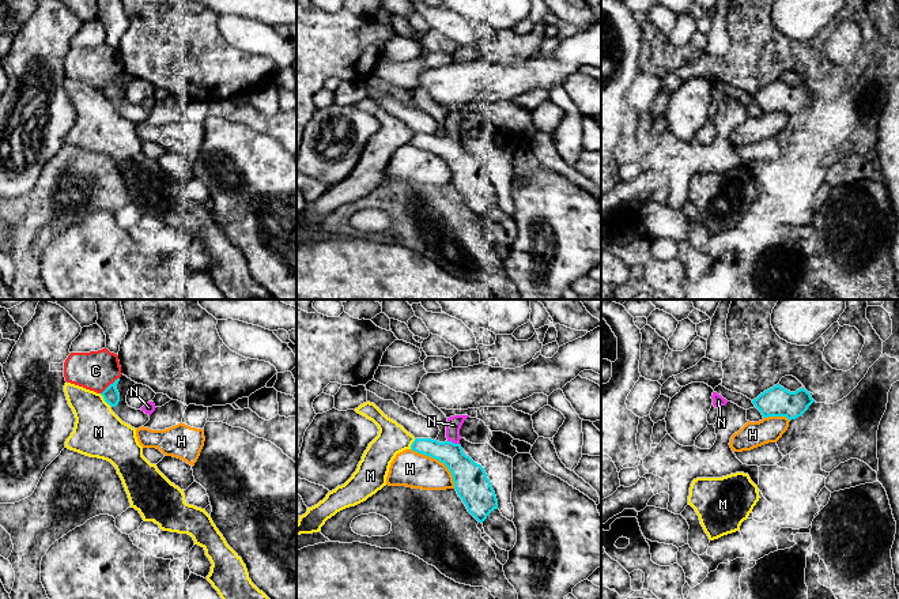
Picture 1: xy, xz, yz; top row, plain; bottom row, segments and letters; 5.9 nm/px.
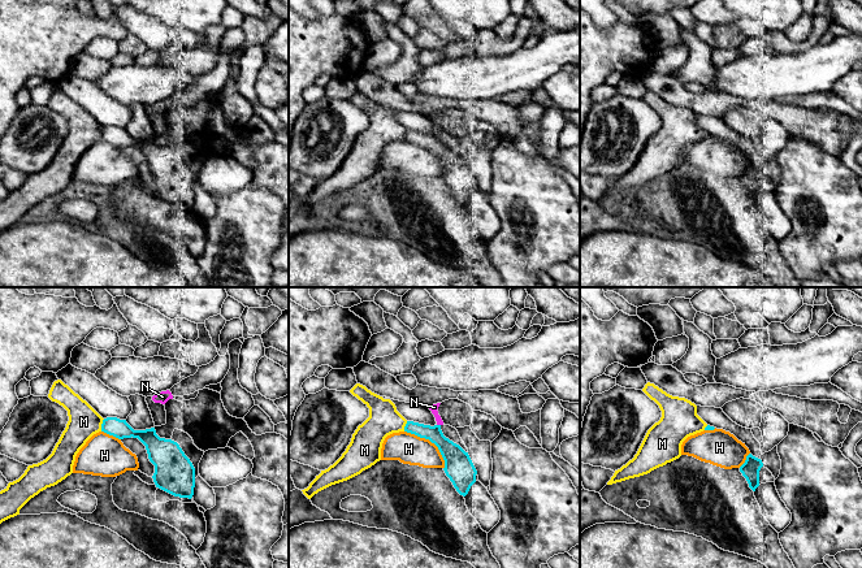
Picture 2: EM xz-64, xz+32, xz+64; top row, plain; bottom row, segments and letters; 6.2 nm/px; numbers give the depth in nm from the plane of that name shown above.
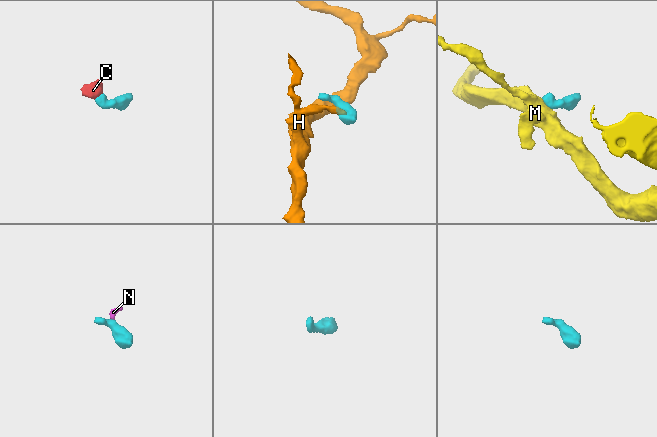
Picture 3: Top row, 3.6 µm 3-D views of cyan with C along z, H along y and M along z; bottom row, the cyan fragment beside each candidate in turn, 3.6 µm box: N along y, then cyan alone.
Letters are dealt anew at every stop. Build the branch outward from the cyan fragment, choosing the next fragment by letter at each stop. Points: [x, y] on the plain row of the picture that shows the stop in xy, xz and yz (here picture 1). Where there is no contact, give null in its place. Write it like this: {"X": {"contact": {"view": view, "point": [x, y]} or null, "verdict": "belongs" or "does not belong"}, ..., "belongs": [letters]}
{"C": {"contact": {"view": "xy", "point": [109, 81]}, "verdict": "does not belong"}, "H": {"contact": {"view": "xz", "point": [439, 155]}, "verdict": "does not belong"}, "M": {"contact": {"view": "xz", "point": [412, 139]}, "verdict": "does not belong"}, "N": {"contact": {"view": "xz", "point": [453, 138]}, "verdict": "belongs"}, "belongs": ["N"]}

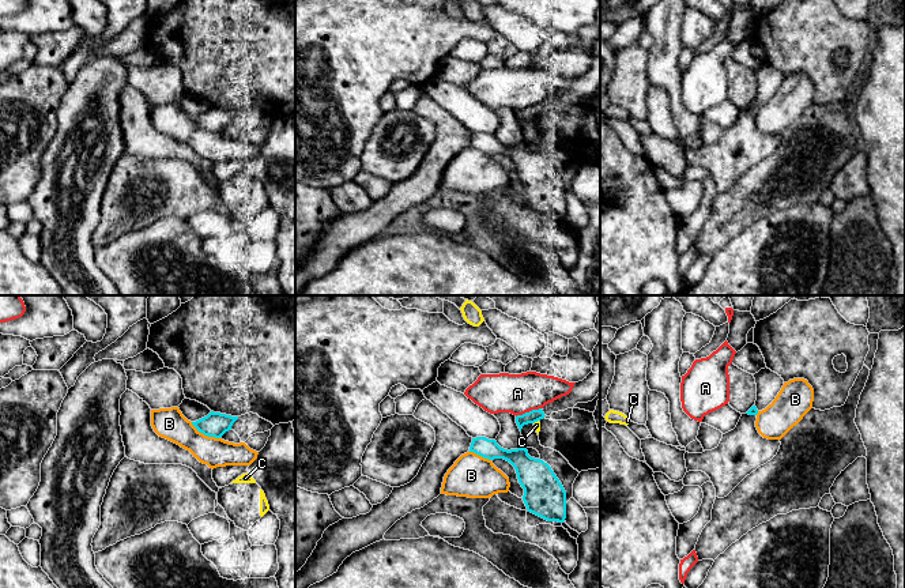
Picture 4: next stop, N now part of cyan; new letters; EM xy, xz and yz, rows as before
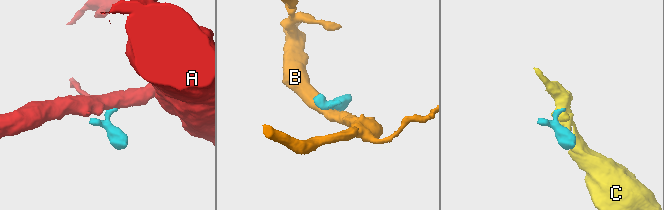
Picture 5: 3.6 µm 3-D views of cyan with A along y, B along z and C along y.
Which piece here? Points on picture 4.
{"A": {"contact": {"view": "xz", "point": [530, 106]}, "verdict": "does not belong"}, "B": {"contact": {"view": "xy", "point": [206, 129]}, "verdict": "does not belong"}, "C": {"contact": {"view": "xz", "point": [535, 116]}, "verdict": "does not belong"}, "belongs": []}

